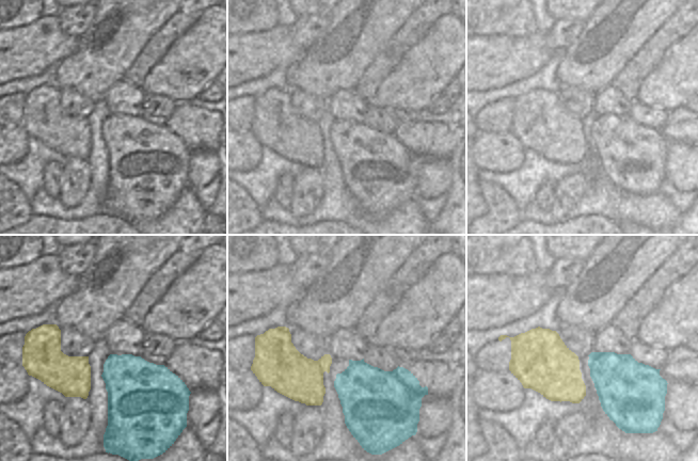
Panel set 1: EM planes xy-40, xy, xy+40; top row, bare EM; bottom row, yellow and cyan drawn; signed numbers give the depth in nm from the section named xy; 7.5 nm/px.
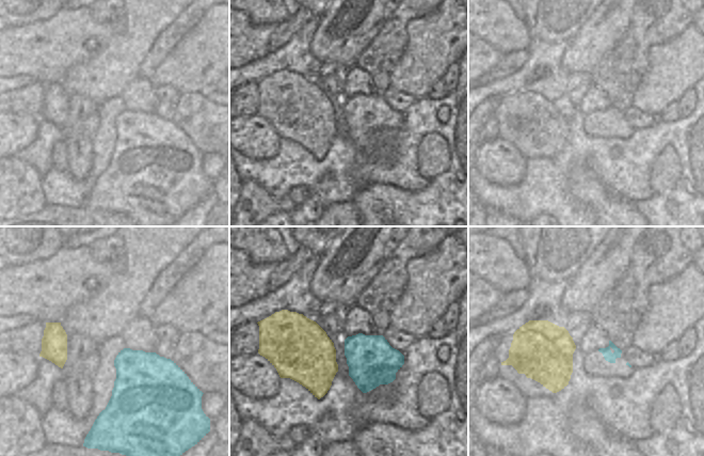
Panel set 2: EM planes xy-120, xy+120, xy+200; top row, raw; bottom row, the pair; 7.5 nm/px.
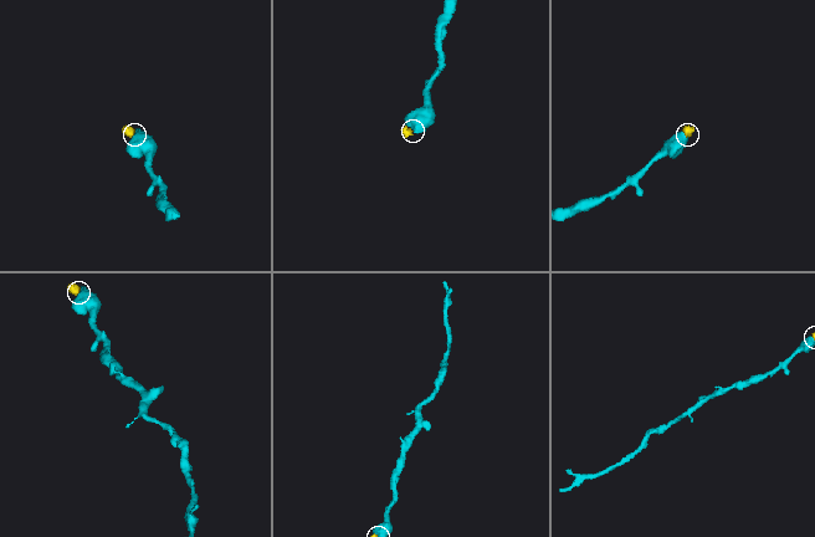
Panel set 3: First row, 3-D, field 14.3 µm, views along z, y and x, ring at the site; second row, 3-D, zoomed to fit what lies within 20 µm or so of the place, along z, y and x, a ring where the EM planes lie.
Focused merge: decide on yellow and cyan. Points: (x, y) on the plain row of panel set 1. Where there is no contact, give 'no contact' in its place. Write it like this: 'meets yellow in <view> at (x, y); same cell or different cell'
no contact; different cell

